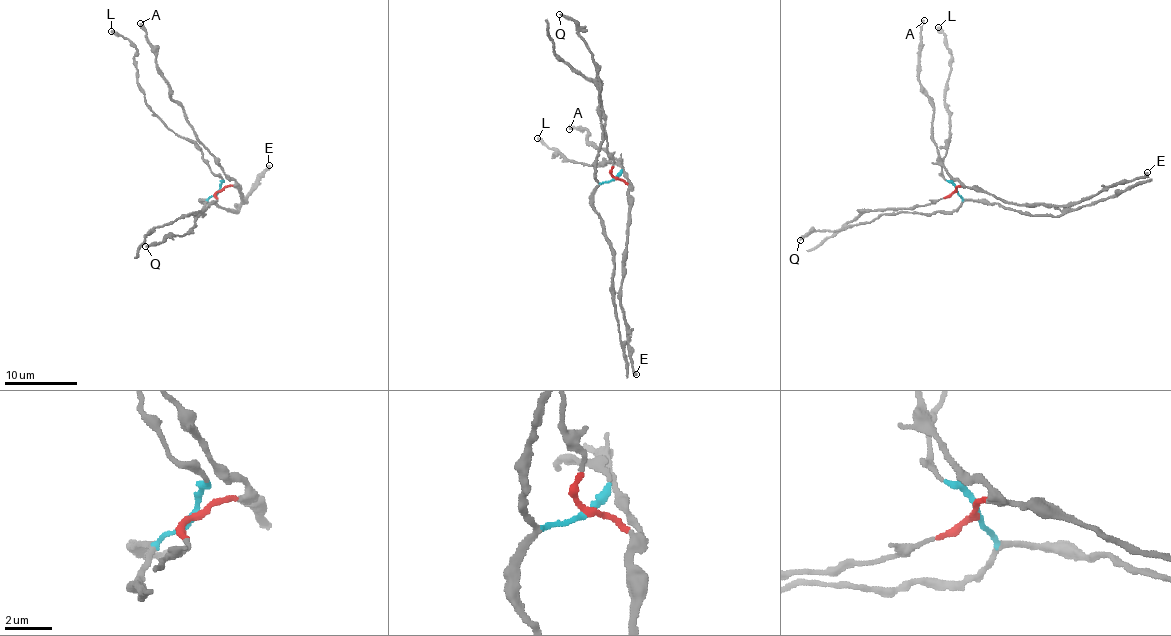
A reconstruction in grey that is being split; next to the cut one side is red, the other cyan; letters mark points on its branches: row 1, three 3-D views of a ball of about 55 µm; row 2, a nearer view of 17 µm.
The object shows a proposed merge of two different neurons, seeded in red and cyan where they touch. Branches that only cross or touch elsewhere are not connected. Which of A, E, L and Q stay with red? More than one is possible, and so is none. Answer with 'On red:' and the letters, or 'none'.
On red: A, E

